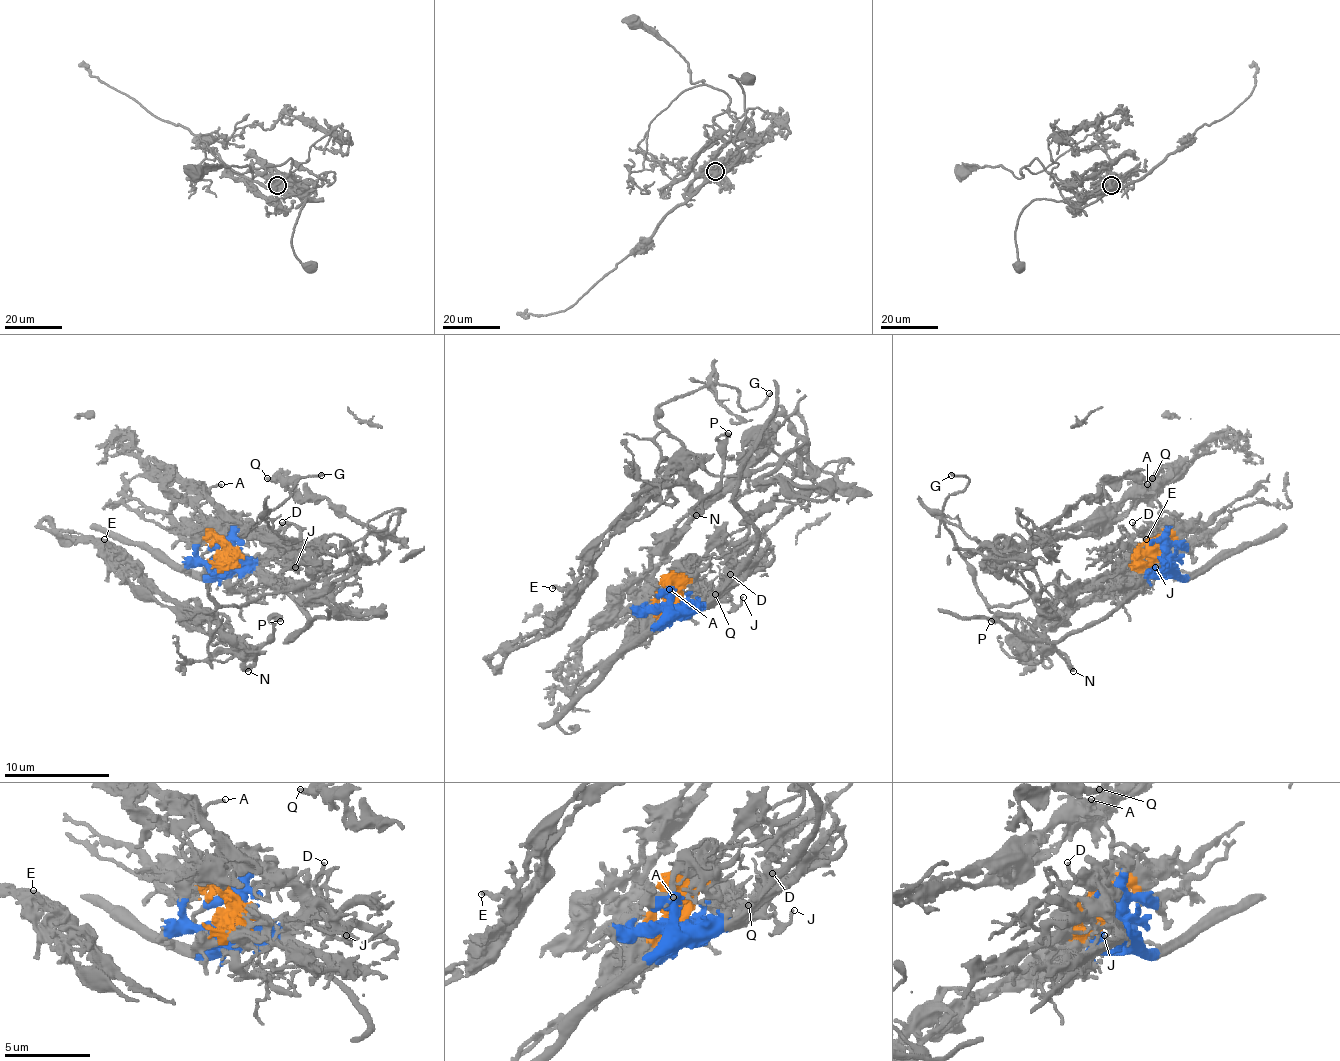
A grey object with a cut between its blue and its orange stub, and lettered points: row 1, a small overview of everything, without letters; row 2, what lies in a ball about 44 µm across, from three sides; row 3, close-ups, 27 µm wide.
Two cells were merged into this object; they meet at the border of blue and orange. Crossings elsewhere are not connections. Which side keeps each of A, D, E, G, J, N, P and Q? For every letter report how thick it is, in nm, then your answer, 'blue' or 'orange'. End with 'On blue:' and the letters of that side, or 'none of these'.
A: 170 nm | orange
D: 180 nm | blue
E: 240 nm | orange
G: 180 nm | orange
J: 150 nm | blue
N: 260 nm | orange
P: 300 nm | orange
Q: 280 nm | orange
On blue: D, J

